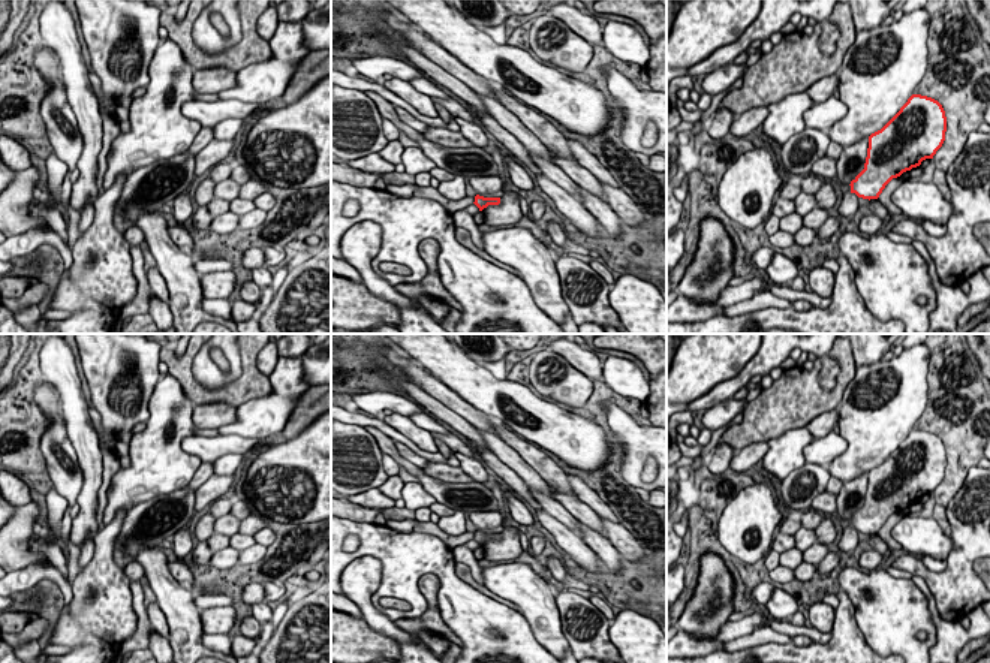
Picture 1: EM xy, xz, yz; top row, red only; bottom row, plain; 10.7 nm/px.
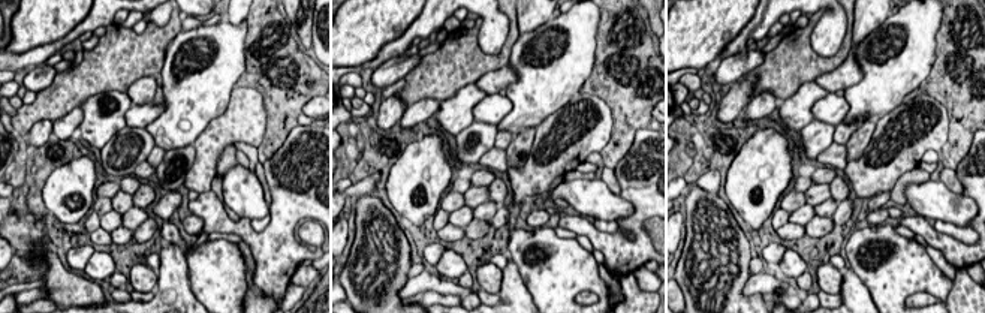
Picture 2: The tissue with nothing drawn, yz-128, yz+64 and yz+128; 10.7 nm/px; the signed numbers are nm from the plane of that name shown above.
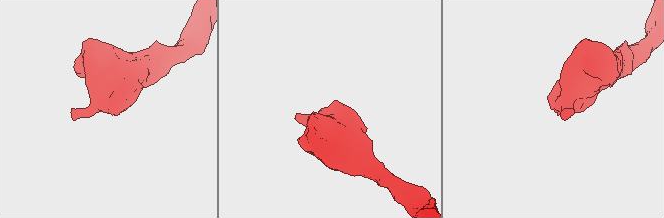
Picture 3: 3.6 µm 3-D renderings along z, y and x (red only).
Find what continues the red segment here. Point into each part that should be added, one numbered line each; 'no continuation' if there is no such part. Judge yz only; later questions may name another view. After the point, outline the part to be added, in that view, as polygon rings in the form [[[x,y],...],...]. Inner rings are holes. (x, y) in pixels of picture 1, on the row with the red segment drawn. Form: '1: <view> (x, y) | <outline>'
1: yz (849, 202) | [[[846,192],[843,193],[840,207],[836,210],[836,214],[840,217],[852,219],[858,208],[858,196],[855,193]]]

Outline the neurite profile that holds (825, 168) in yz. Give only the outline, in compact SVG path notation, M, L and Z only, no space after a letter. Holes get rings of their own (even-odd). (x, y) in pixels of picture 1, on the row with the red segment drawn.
M824 156L815 162L810 172L824 180L833 180L837 175L837 160Z

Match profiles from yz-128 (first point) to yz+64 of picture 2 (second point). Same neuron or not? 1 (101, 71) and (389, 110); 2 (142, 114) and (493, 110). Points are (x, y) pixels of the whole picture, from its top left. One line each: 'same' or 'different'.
1: different
2: same

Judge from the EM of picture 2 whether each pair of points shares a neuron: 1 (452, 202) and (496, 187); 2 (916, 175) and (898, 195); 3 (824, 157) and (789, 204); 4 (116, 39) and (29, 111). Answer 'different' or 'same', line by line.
1: same
2: same
3: different
4: same

